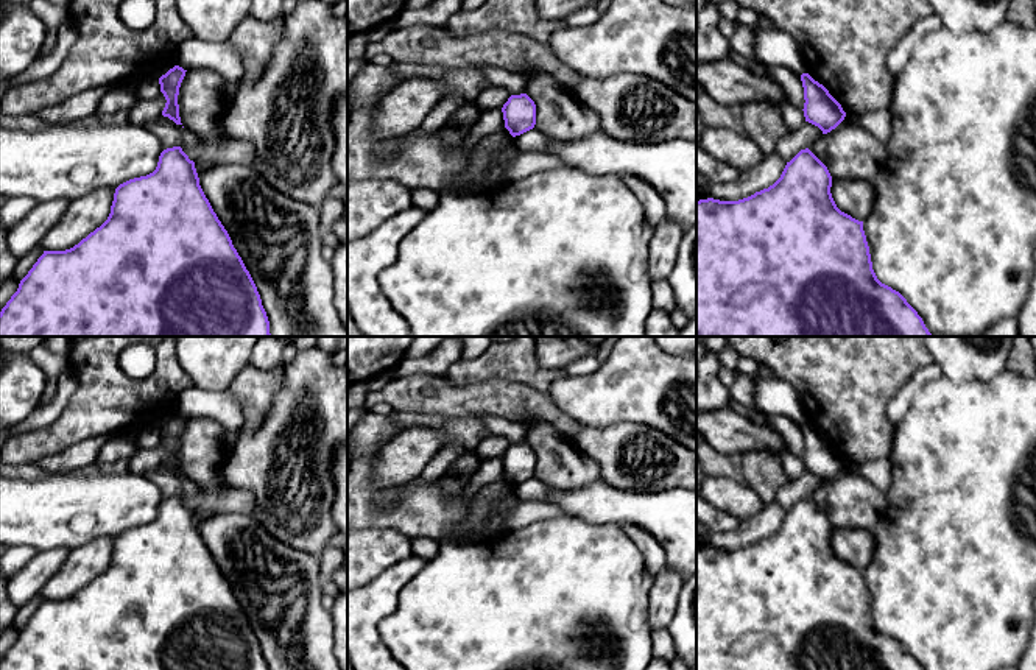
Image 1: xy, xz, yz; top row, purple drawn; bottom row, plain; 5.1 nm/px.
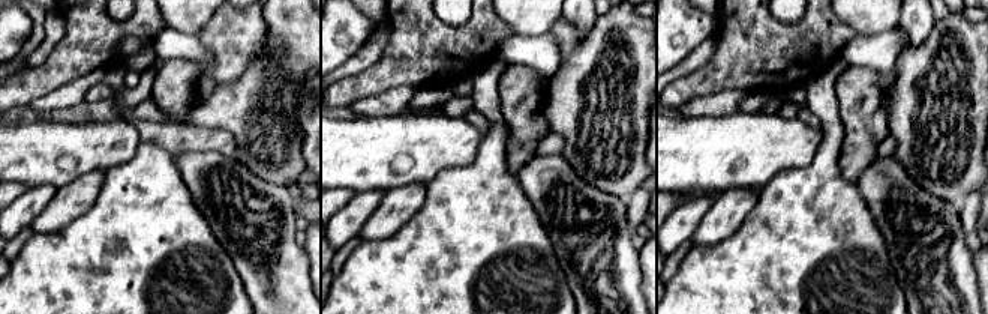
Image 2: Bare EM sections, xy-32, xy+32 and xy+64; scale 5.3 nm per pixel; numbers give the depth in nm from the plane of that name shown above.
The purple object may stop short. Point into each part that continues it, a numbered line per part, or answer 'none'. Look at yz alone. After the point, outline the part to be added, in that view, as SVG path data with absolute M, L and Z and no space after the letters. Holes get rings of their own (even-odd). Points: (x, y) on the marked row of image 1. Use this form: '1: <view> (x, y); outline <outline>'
none

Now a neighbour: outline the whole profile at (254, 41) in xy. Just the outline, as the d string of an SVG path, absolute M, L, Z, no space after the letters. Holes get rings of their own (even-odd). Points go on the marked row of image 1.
M249 12L226 41L241 58L238 84L254 83L263 72L284 34L285 16L276 22L255 20Z

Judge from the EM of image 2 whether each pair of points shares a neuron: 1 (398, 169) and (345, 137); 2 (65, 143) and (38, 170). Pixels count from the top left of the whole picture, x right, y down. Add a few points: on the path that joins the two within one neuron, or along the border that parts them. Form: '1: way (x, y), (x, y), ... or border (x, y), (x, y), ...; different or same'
1: way (384, 155), (381, 152), (359, 150); same
2: way (59, 149), (44, 164); same

